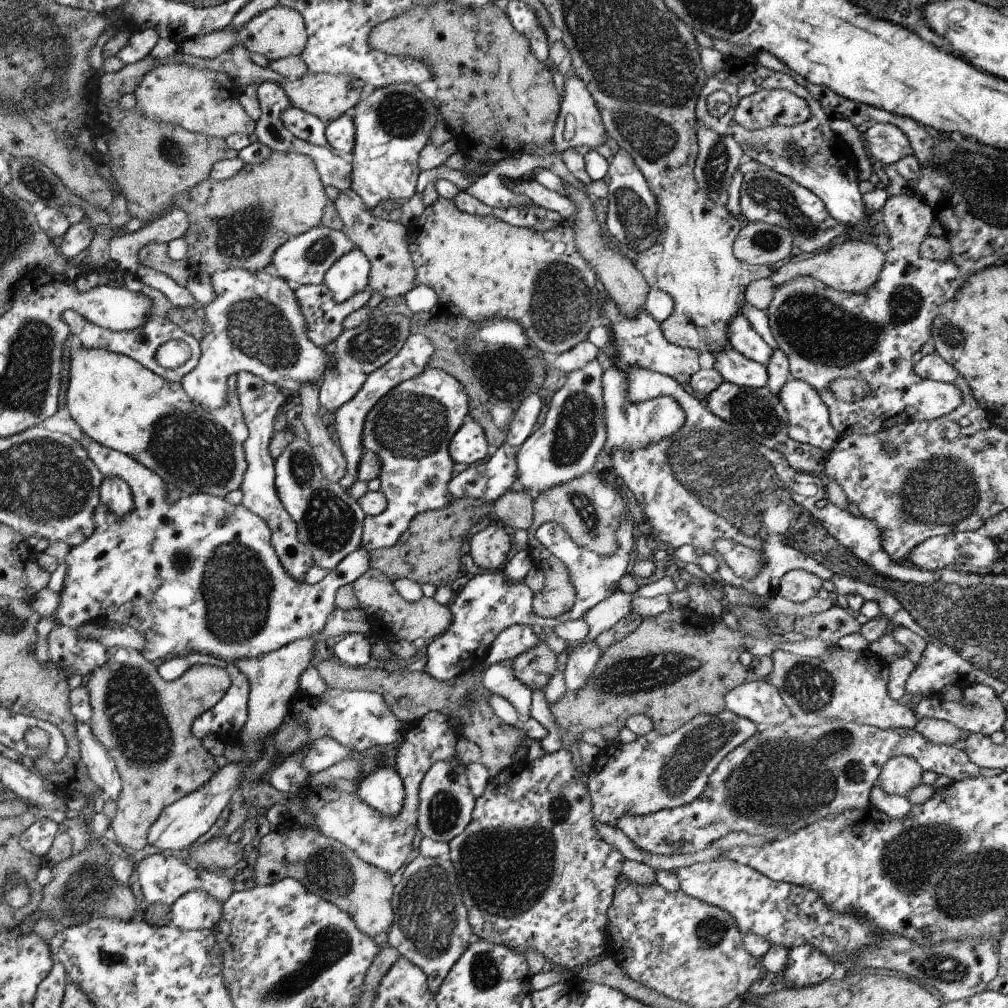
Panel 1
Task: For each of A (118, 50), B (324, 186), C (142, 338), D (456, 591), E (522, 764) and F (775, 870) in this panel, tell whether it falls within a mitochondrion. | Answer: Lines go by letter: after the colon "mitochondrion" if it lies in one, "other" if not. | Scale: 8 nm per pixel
A: other
B: other
C: other
D: other
E: other
F: other

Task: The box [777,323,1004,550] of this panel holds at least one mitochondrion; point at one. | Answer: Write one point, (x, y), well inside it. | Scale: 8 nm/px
(942, 490)

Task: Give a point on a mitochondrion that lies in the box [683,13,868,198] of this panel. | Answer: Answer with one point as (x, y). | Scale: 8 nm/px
(715, 168)

